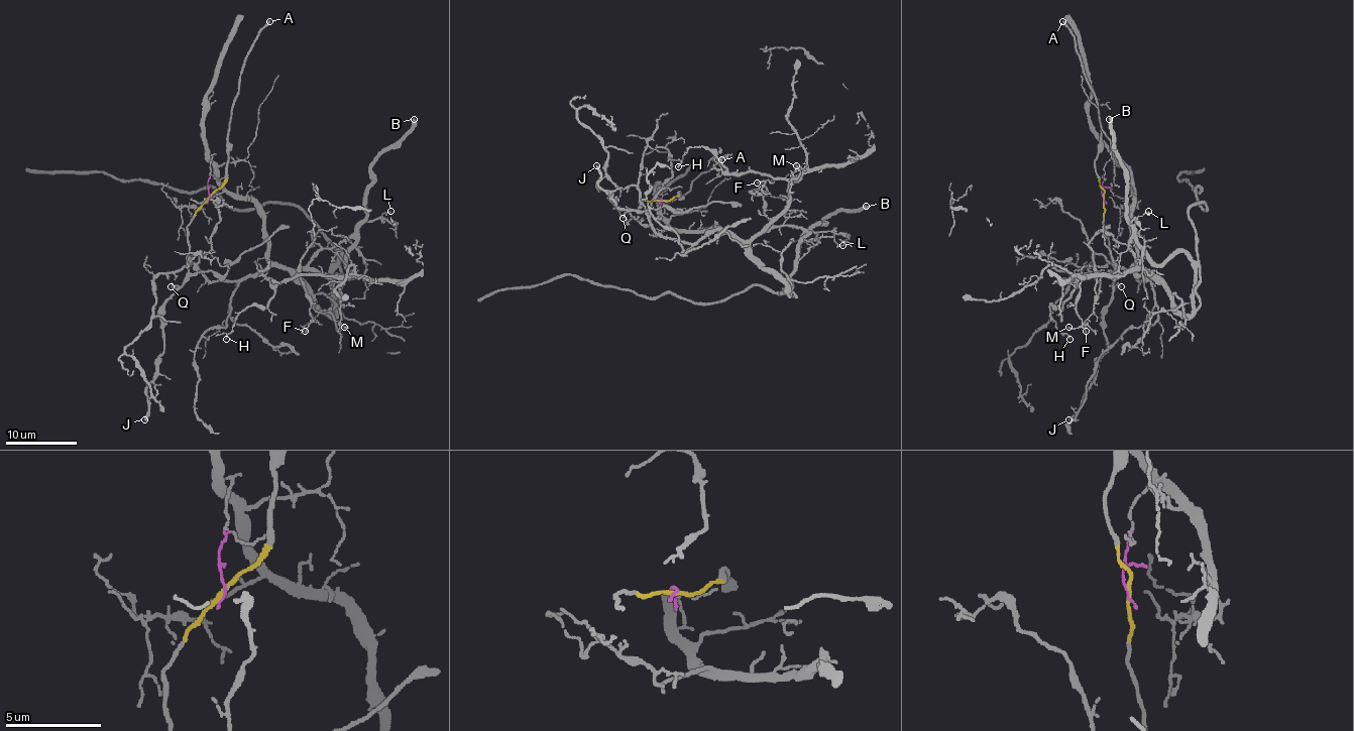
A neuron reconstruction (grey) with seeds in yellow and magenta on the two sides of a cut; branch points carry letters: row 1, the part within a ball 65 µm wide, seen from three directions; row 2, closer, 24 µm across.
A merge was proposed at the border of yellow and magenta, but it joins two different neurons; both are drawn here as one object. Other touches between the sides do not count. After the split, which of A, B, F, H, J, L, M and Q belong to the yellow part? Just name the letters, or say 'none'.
A, J, Q

